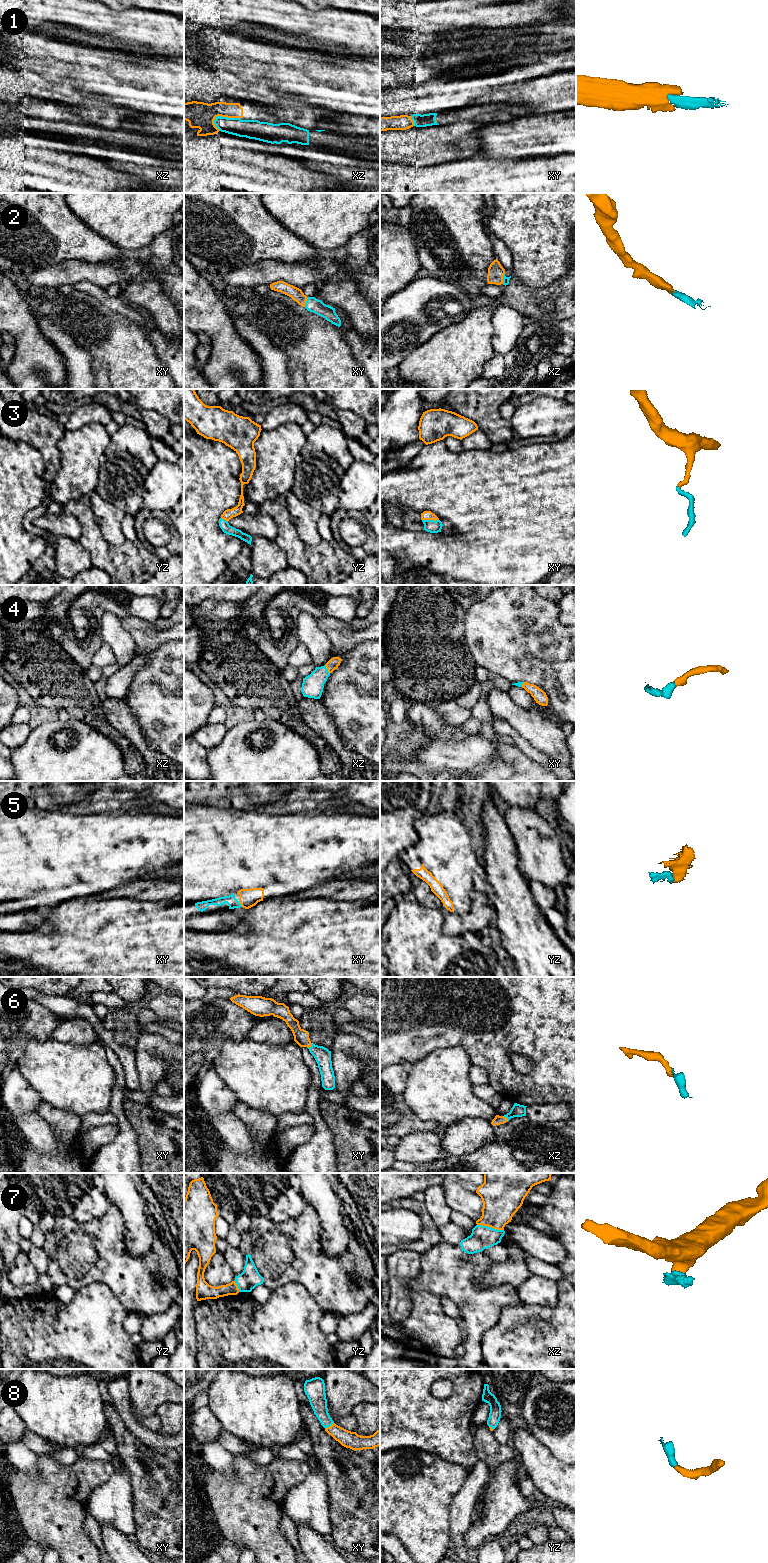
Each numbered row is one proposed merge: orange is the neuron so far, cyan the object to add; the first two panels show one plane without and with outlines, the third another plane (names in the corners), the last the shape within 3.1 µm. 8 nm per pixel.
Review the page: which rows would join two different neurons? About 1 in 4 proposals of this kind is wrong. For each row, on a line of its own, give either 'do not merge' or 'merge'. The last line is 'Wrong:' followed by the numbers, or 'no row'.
1: merge
2: merge
3: merge
4: merge
5: merge
6: merge
7: merge
8: merge
Wrong: no row

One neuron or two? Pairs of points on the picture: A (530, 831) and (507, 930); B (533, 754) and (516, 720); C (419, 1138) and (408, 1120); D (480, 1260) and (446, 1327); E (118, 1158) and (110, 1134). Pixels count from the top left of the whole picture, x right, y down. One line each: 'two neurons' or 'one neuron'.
A: two neurons
B: two neurons
C: two neurons
D: one neuron
E: two neurons

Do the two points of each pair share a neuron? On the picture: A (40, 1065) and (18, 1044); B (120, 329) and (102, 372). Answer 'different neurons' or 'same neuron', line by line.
A: different neurons
B: different neurons

